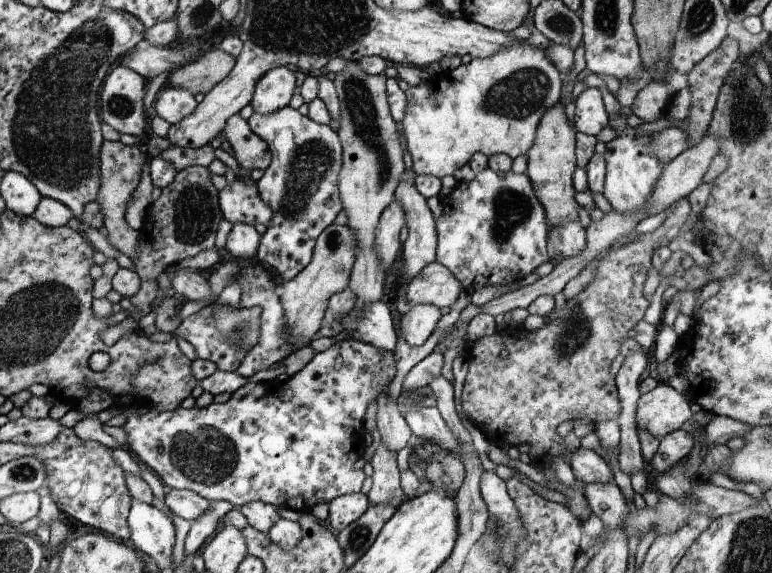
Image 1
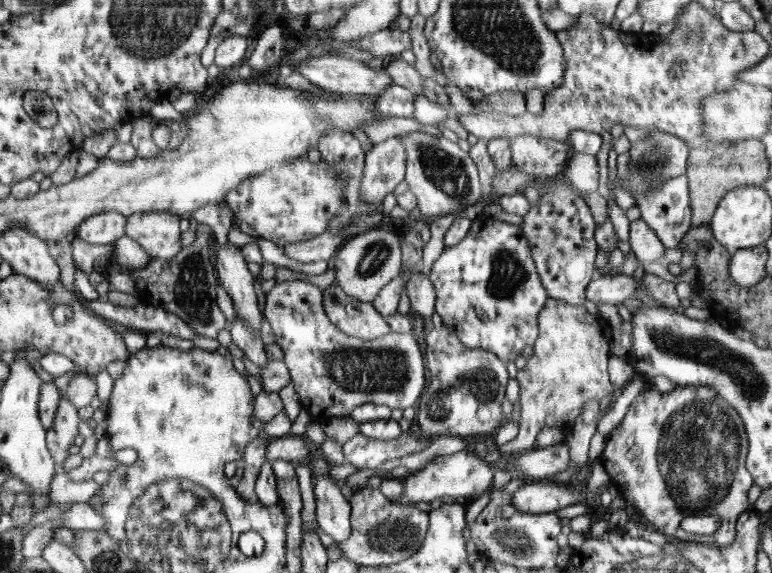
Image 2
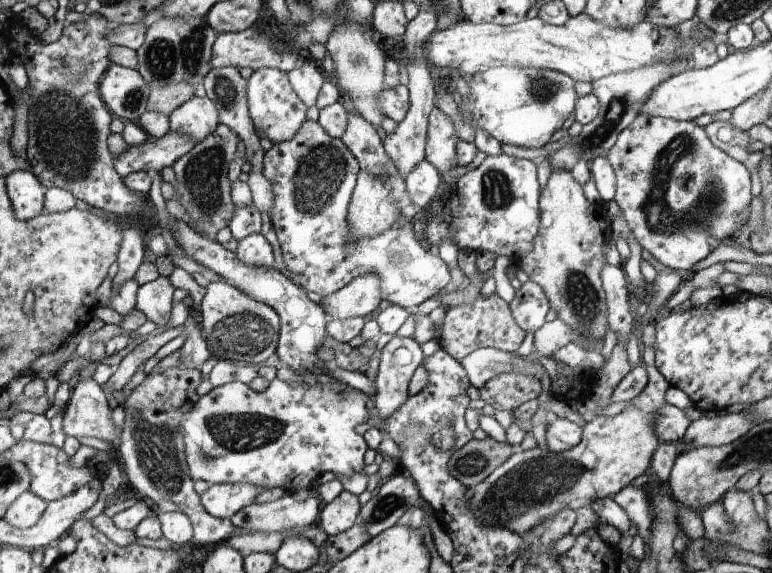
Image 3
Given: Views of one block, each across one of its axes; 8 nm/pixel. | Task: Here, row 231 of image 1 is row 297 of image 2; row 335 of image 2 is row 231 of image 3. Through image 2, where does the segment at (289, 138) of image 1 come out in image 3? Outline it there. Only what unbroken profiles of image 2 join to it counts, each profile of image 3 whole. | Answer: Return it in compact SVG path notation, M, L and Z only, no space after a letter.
M306 120L292 140L273 144L270 150L264 153L263 166L264 176L272 181L274 190L274 206L270 216L284 266L290 272L291 278L307 292L317 292L318 296L324 298L343 289L354 278L374 272L381 278L381 295L384 300L388 300L392 305L412 308L436 296L450 282L446 262L440 256L426 252L418 242L414 244L416 238L412 230L398 230L412 228L413 224L400 221L378 236L348 242L348 207L358 184L360 164L342 139L332 138L318 121Z

